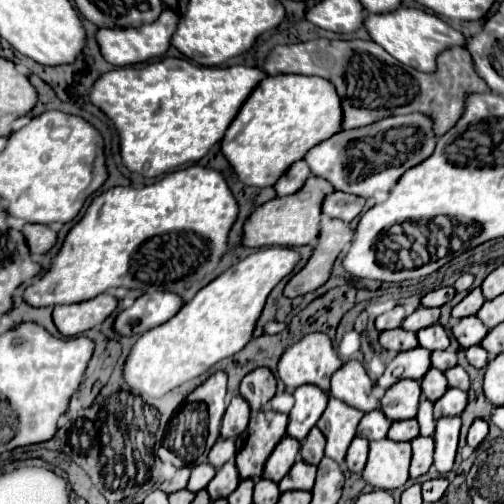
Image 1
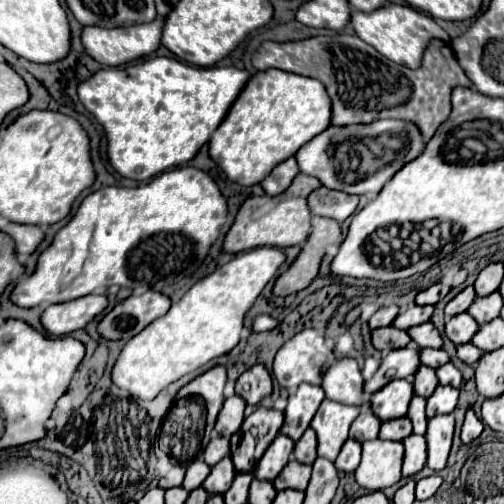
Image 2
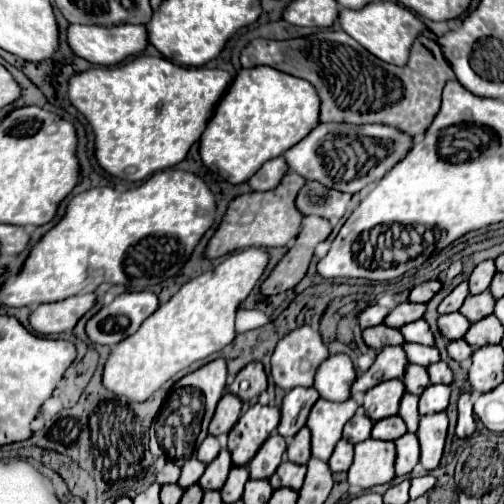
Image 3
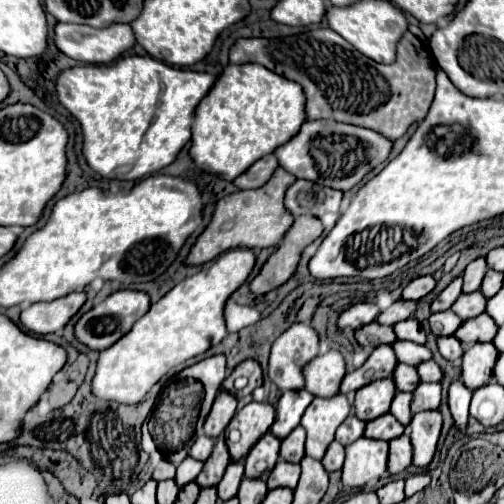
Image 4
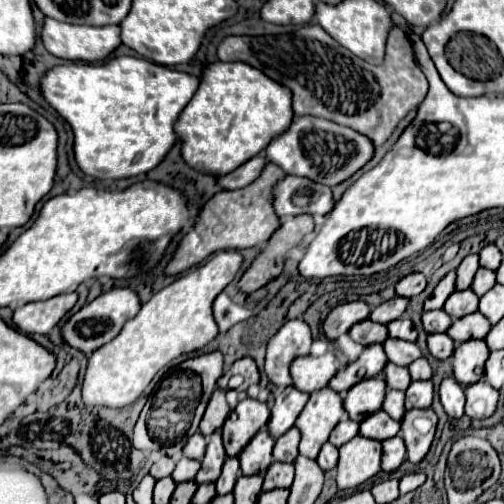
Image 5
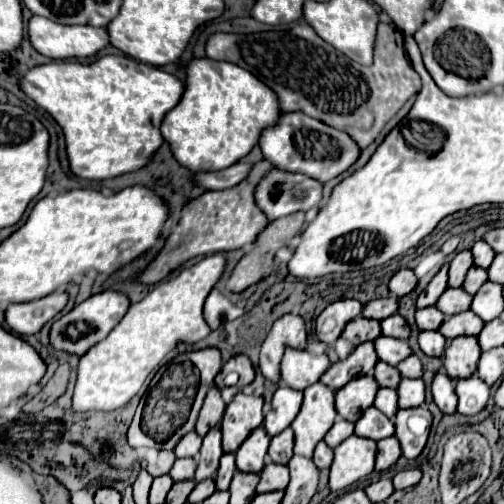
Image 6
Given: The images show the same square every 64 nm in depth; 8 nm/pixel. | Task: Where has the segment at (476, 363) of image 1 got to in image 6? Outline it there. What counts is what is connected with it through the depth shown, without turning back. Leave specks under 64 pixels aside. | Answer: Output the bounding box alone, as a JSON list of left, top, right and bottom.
[418,330,446,356]

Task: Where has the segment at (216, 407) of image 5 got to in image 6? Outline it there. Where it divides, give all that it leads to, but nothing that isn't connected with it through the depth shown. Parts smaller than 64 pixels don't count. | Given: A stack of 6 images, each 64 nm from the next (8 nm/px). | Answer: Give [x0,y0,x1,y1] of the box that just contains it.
[196,386,224,436]

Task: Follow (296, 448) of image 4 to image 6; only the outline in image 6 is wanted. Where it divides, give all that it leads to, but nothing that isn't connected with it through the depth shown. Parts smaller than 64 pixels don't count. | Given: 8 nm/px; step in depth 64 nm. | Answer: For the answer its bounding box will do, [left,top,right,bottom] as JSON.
[268,428,294,464]

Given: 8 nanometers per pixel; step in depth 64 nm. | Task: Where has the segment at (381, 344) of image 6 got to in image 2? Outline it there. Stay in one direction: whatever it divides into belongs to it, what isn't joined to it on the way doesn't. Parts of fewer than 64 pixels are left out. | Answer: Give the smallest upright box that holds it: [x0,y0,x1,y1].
[420,348,448,368]

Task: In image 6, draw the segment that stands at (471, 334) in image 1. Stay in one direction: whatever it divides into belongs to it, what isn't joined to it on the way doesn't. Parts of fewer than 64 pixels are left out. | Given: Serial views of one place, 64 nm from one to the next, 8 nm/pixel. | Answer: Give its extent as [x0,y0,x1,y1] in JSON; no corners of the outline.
[414,306,444,330]

